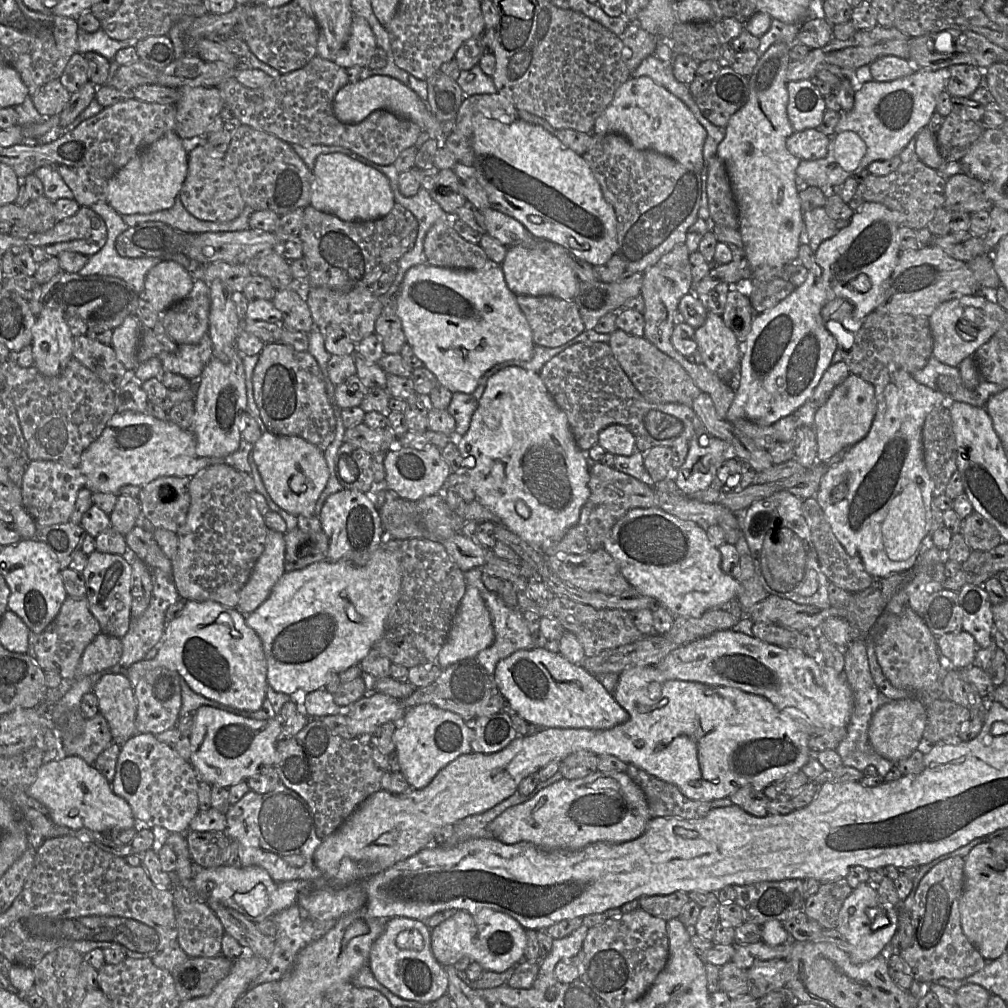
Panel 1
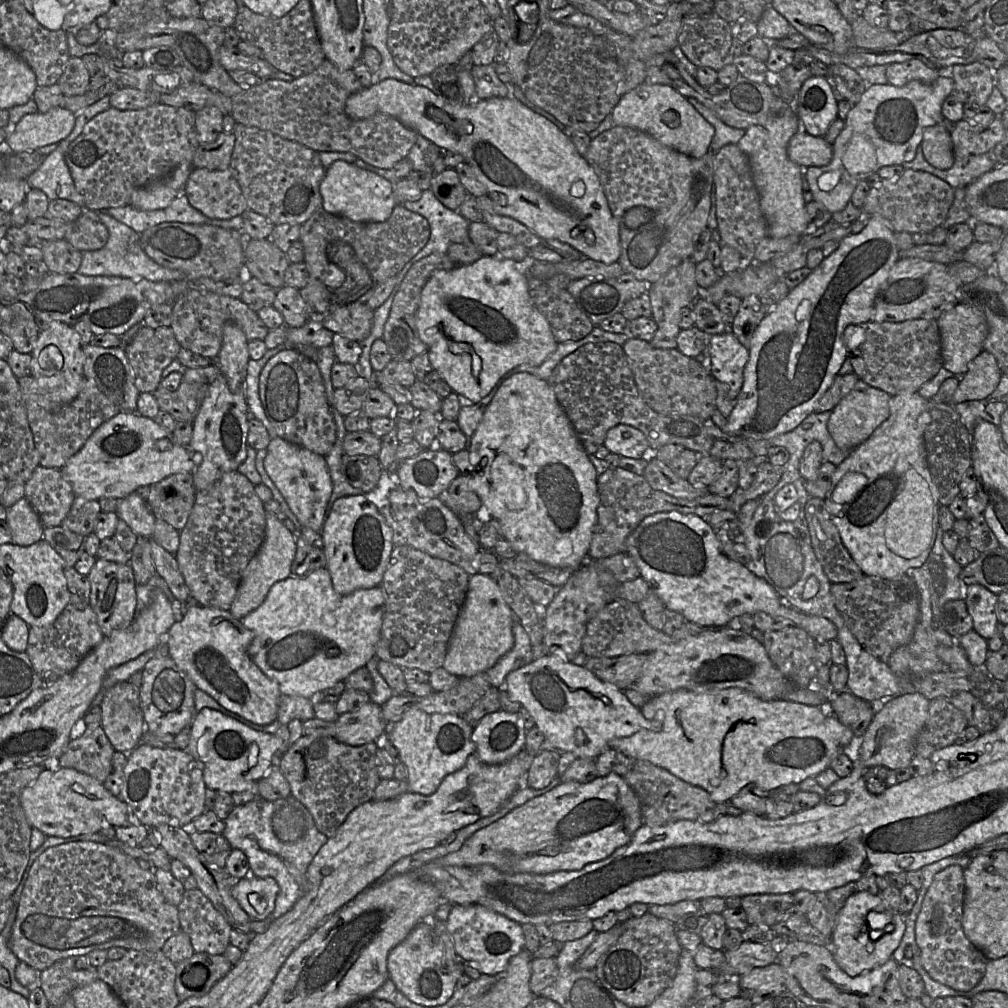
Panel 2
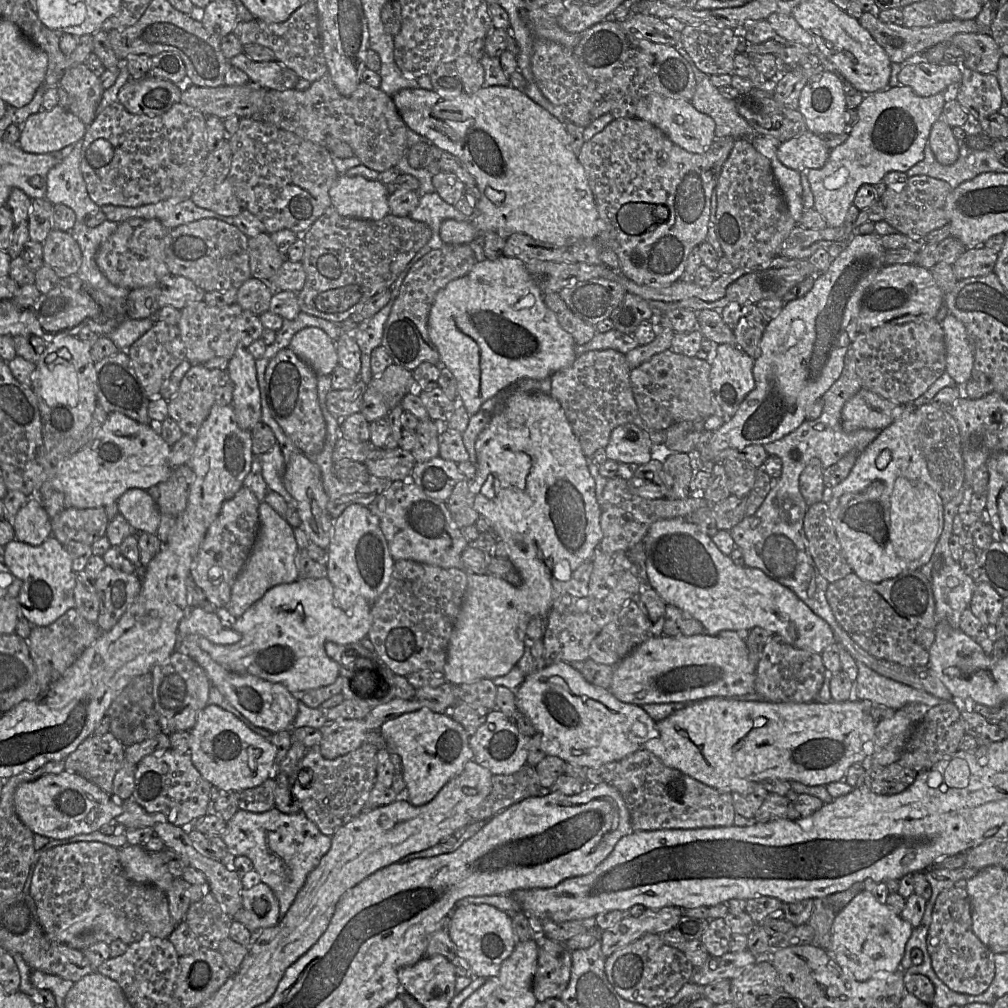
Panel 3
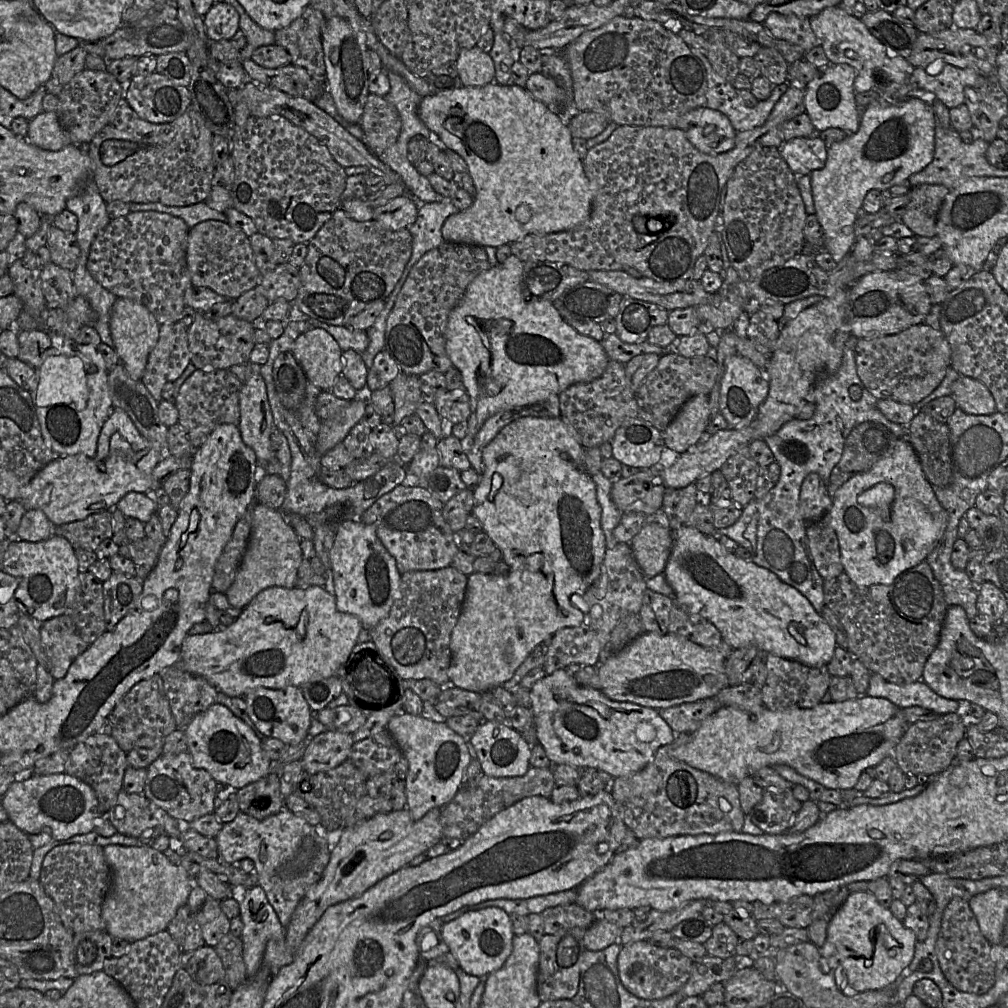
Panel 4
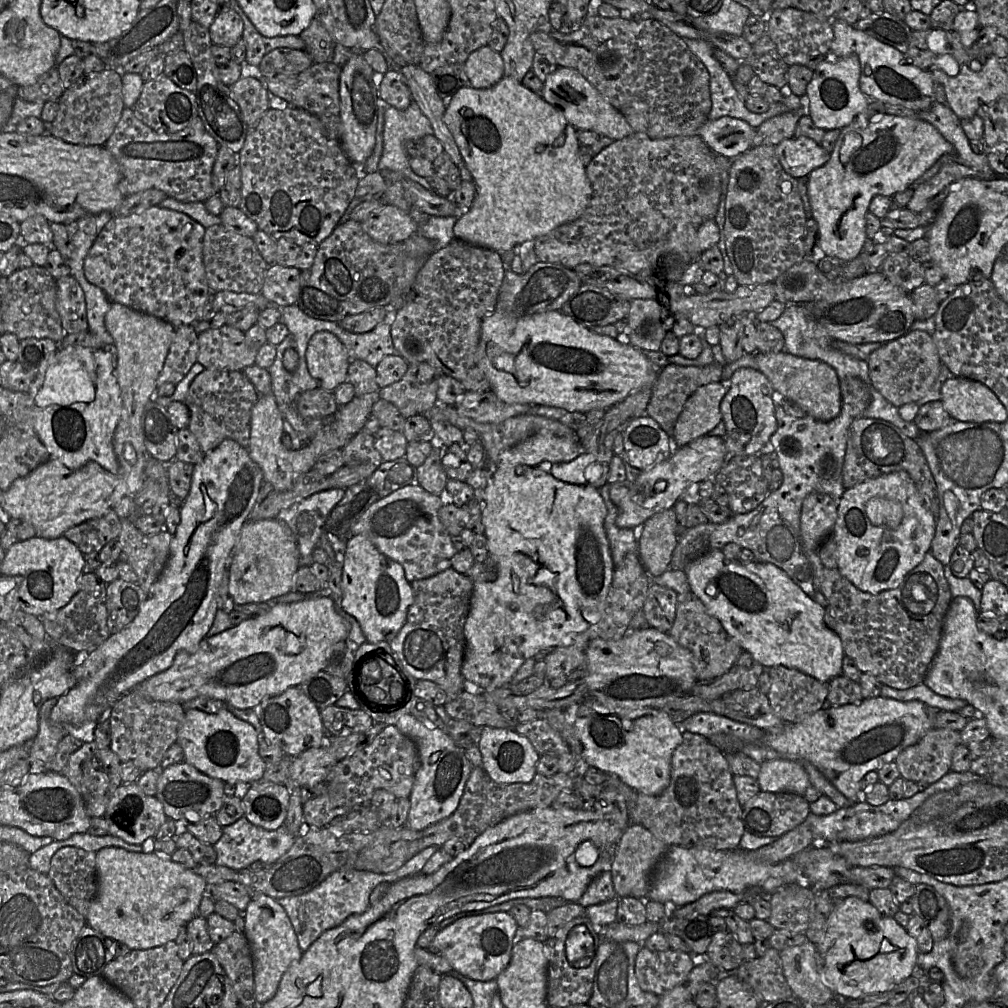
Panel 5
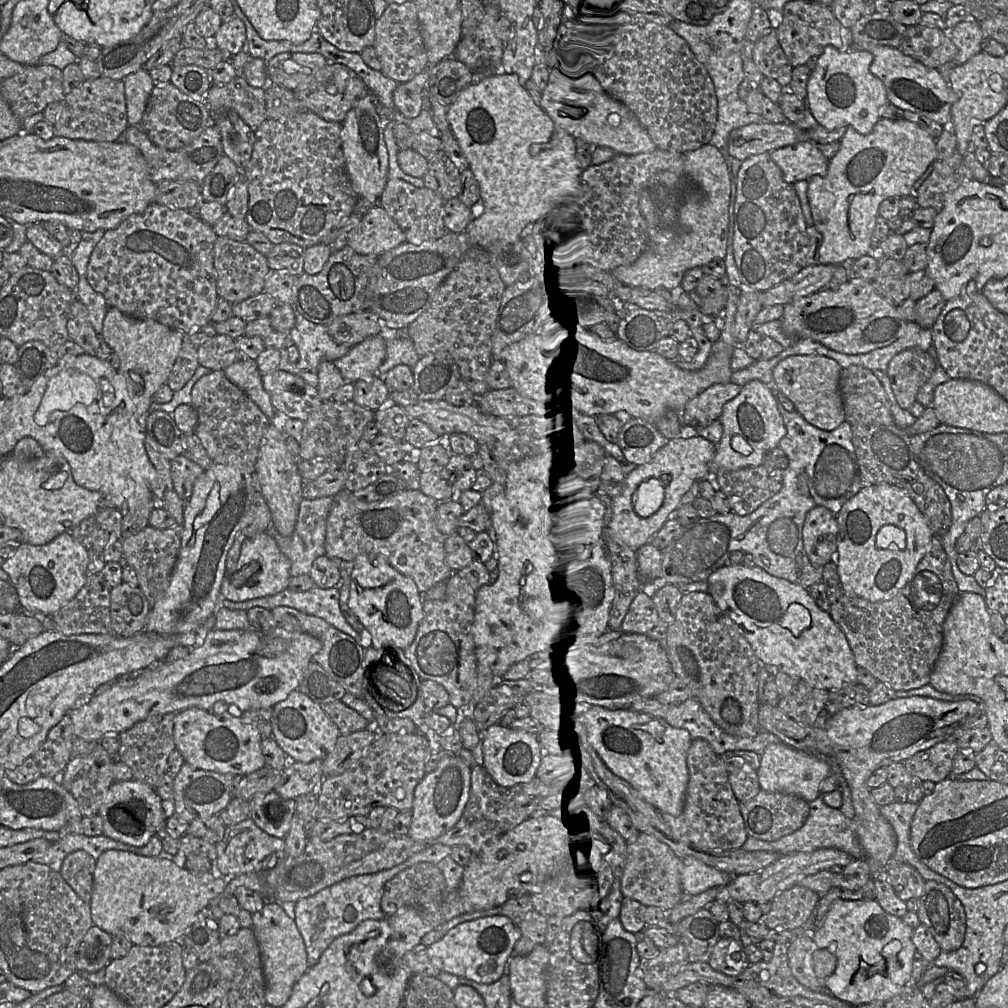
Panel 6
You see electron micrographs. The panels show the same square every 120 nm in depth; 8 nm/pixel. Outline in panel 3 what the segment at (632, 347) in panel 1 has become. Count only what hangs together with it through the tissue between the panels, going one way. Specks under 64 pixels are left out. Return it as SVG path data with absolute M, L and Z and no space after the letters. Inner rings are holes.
M671 349L653 356L631 370L630 379L634 399L646 424L663 431L683 421L704 421L717 412L717 403L710 385L711 364Z

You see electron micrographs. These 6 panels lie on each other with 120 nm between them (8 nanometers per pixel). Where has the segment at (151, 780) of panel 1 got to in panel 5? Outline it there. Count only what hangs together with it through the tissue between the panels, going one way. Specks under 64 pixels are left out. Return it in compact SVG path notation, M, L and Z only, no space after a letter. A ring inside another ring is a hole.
M187 762L170 765L164 768L157 780L155 797L162 803L164 812L174 821L189 821L189 812L197 813L203 820L219 811L224 800L224 782L212 778Z

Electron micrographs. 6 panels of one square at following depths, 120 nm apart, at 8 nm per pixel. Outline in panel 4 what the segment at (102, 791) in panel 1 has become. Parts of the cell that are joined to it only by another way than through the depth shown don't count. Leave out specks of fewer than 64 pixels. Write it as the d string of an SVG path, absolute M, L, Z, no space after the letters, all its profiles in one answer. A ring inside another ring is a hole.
M65 773L34 775L20 782L13 782L1 798L1 804L9 820L27 835L47 833L54 840L66 840L75 835L87 834L101 819L99 803L94 790L76 777Z

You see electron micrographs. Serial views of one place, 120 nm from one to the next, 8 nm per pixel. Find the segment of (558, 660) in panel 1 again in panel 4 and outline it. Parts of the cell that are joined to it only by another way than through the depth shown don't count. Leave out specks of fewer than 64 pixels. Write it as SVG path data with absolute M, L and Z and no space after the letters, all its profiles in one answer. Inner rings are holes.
M558 669L552 674L545 675L537 681L530 689L531 706L533 713L534 727L538 743L540 743L546 751L547 757L553 765L565 764L577 769L594 768L610 774L613 778L628 776L644 769L653 759L658 749L662 746L671 744L676 739L676 733L671 729L667 722L659 715L659 712L653 708L647 708L631 702L618 702L607 698L600 690L585 688L580 686L575 677L569 675L565 669Z

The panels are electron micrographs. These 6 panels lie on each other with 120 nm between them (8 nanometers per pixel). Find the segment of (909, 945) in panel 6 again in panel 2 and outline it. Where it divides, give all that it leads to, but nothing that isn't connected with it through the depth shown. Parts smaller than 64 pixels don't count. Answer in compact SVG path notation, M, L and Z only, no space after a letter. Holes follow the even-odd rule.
M856 891L847 898L844 906L838 913L830 940L830 947L837 964L849 976L855 977L875 969L890 960L903 938L905 929L904 915L899 910L893 910L880 894L873 895L867 891ZM869 911L889 914L894 924L893 930L884 933L877 940L873 941L870 937L871 929L866 918Z

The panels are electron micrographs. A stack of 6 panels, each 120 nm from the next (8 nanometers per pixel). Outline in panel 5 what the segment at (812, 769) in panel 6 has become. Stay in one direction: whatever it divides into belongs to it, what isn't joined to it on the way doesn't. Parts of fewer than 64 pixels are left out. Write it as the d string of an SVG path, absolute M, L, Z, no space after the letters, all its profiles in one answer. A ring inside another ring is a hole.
M775 759L760 765L757 780L761 791L791 792L803 796L811 785L807 772L797 762Z

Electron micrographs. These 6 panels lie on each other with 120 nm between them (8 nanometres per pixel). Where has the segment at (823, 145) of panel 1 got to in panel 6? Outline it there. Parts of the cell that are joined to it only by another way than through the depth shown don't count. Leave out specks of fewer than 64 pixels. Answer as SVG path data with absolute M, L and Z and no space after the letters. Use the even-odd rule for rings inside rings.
M802 141L770 152L771 159L780 167L783 179L794 184L809 180L812 176L825 176L829 160L819 146L811 141Z

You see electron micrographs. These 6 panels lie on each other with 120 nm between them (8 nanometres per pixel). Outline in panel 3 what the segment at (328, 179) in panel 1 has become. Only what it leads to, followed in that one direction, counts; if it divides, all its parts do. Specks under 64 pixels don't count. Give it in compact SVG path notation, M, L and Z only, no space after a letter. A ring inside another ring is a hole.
M339 175L329 190L331 206L343 217L380 220L389 214L389 192L379 180Z

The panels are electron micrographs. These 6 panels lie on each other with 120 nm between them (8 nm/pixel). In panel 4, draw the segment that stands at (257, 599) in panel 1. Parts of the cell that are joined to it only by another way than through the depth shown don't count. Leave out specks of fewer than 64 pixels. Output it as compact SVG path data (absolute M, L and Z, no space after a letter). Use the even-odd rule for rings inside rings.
M254 503L250 508L251 535L235 579L226 591L231 606L244 609L262 591L273 588L296 587L298 568L303 559L300 538L279 509Z

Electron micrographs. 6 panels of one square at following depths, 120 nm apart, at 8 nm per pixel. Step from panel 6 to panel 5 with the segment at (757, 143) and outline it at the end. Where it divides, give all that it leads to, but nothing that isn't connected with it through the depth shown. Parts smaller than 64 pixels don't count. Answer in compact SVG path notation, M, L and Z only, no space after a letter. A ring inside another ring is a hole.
M729 116L708 120L699 131L699 136L713 152L730 160L753 148L756 134L756 128L747 122Z

